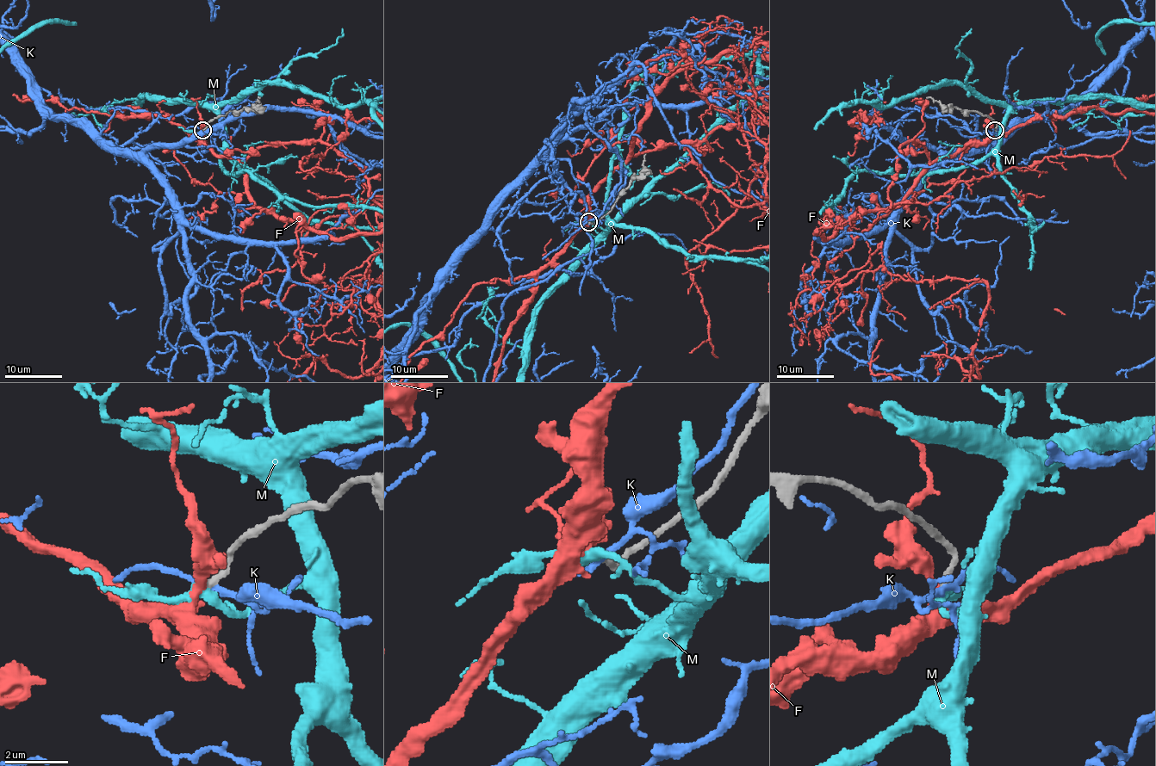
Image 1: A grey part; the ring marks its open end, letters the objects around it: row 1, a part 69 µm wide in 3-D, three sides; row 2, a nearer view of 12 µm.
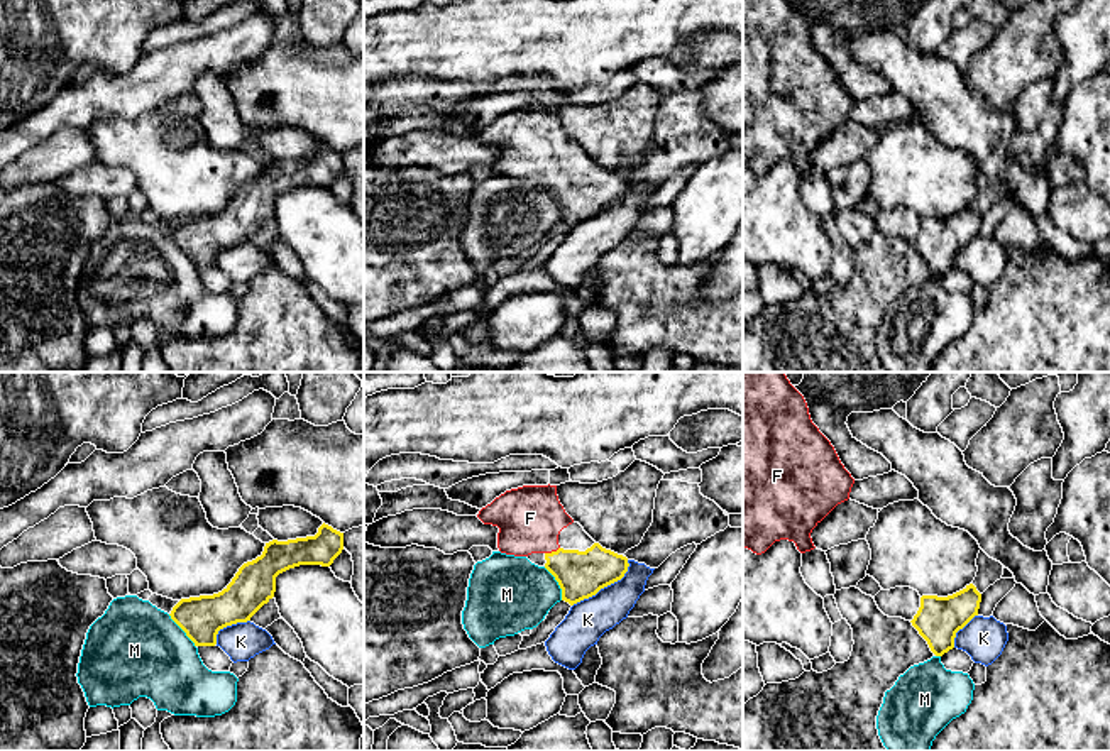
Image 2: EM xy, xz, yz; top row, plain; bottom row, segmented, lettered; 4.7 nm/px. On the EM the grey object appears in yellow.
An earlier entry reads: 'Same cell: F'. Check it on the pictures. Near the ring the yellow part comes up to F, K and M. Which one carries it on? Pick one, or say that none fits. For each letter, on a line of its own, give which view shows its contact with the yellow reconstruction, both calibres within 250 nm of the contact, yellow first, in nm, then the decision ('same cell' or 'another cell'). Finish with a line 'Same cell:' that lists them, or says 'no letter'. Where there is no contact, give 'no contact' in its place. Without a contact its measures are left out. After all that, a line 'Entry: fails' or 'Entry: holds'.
F: meets yellow in xz; 220 nm thick on the yellow side, 320 nm on the other; same cell
K: meets yellow in xz; 220 nm thick on the yellow side, 190 nm on the other; another cell
M: meets yellow in xz; 220 nm thick on the yellow side, 380 nm on the other; another cell
Same cell: F
Entry: holds

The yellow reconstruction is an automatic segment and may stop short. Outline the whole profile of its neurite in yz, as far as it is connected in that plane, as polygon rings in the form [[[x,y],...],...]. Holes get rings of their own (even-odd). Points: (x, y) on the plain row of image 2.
[[[973,205],[948,218],[922,217],[910,244],[931,272],[942,277],[954,269],[956,254],[978,237],[980,223],[981,215]]]

